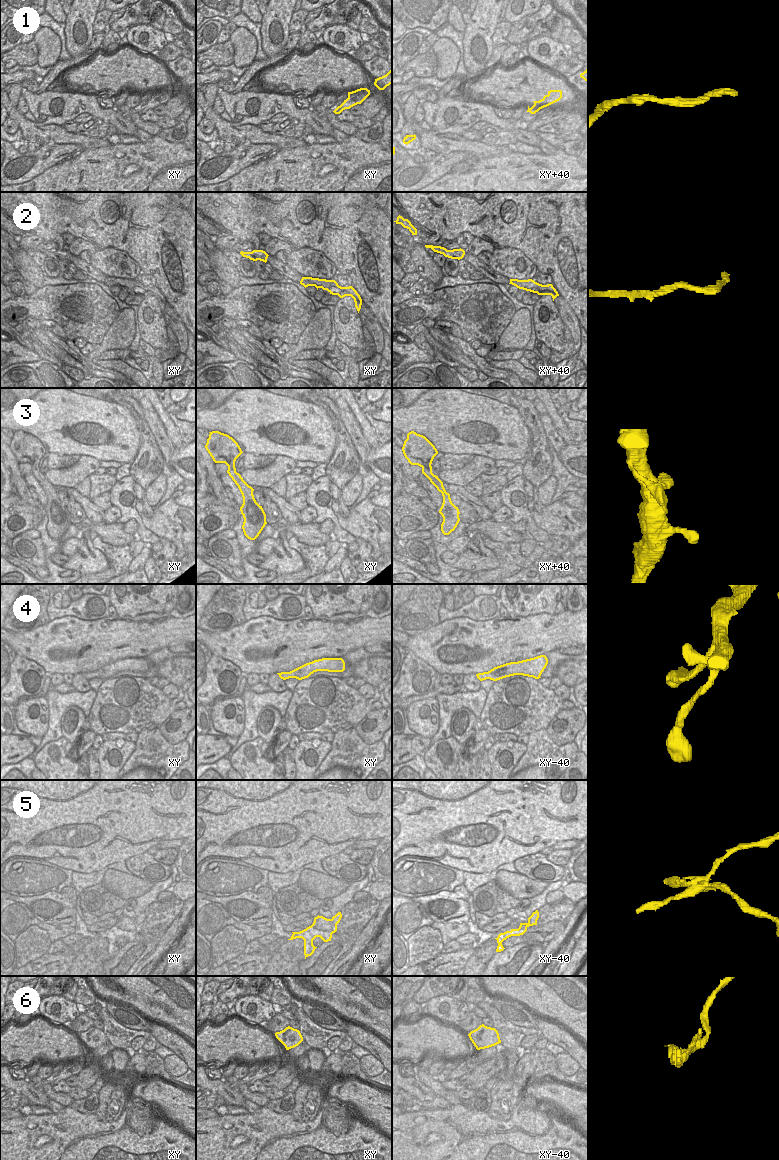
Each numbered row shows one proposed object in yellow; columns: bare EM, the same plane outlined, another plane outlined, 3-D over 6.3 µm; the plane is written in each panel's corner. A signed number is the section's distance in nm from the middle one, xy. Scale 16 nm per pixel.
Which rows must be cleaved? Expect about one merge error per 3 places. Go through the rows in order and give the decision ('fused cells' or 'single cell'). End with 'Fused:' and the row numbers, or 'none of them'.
1: single cell
2: single cell
3: single cell
4: single cell
5: fused cells
6: fused cells
Fused: 5, 6

